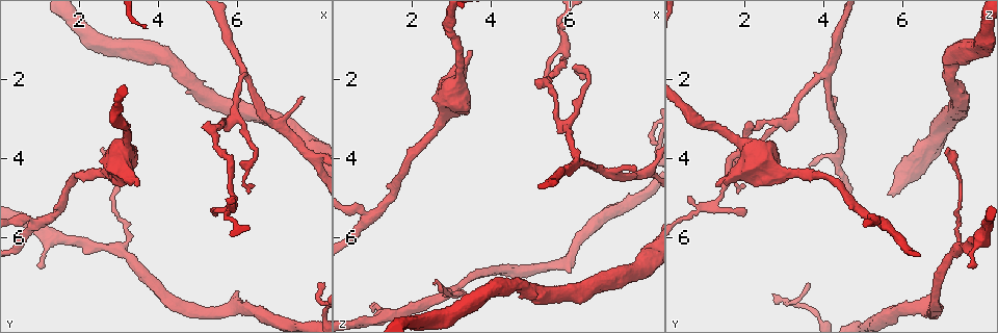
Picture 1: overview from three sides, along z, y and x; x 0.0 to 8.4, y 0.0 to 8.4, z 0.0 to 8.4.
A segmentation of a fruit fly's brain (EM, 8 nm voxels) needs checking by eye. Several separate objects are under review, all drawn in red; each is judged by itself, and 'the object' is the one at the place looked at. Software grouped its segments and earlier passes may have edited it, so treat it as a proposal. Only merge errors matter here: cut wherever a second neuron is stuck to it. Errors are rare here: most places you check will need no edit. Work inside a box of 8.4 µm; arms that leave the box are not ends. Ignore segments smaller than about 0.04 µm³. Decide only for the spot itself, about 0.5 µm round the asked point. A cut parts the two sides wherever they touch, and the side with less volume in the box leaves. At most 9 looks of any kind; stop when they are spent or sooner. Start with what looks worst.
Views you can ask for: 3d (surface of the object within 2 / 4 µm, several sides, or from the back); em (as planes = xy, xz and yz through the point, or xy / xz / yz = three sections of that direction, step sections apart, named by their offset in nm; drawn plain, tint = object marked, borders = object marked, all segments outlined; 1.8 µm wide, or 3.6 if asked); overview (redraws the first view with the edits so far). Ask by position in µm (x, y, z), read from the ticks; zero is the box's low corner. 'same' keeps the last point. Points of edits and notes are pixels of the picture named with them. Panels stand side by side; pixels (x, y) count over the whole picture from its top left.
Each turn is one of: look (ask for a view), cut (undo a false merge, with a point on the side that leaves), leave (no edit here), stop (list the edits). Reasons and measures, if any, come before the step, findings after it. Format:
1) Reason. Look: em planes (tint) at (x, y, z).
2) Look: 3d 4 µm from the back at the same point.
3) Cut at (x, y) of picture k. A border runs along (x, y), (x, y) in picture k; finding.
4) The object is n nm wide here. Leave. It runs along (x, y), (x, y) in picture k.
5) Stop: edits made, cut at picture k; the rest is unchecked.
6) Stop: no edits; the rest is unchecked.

Two arms in line, one across. Look: em xz step 16 (tint) at (0.95, 5.65, 5.50).

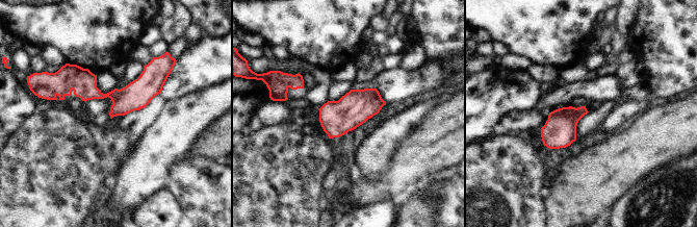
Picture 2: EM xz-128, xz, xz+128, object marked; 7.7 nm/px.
Look: em yz step 8 (borders) at the same point.

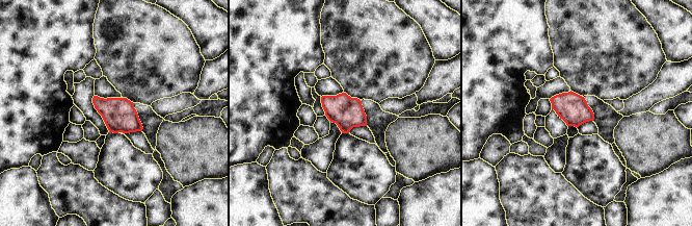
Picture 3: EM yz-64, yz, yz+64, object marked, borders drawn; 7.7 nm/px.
Leave. One neuron here.

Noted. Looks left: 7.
Two arms in line, one across. Look: em 3.6 µm yz step 8 (tint) at (6.20, 1.90, 4.00).

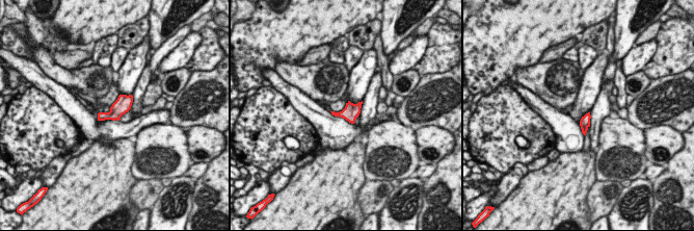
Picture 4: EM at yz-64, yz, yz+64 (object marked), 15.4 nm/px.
Look: em 3.6 µm planes (borders) at the same point.

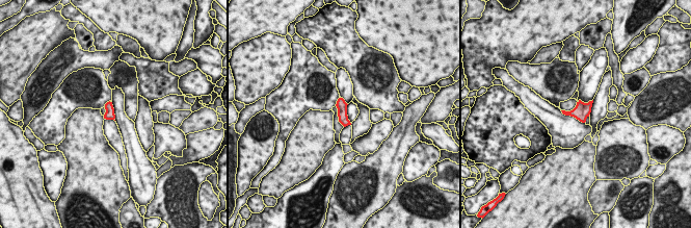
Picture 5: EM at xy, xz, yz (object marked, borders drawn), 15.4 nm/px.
Leave. One neuron here.

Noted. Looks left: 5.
Three-way junction. Look: em planes (tint) at (7.90, 4.05, 4.30).

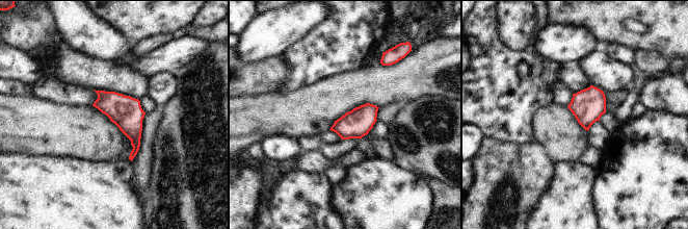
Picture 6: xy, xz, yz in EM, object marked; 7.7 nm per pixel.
The object is 220 nm wide here. Leave. All the same neuron.

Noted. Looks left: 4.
Abrupt turn. Look: em xy step 4 (tint) at (5.30, 3.35, 2.05).

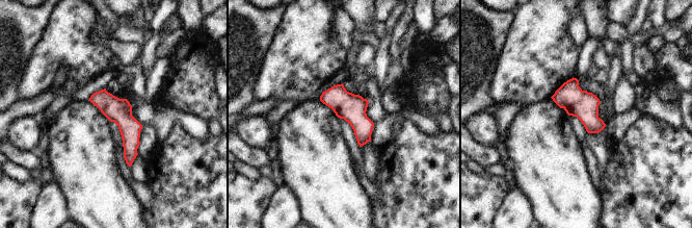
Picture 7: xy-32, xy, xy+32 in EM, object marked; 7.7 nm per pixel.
The object is 190 nm wide here. Leave. One neuron here.

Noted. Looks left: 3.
Stop: no edits; the rest is unchecked.

